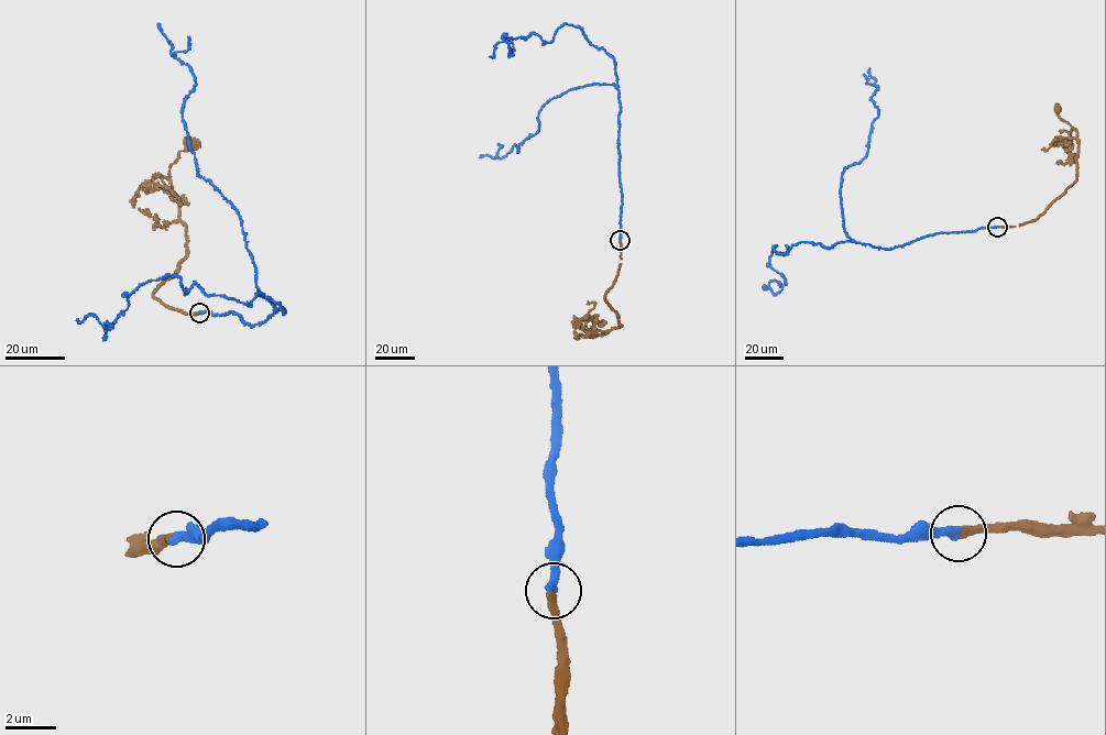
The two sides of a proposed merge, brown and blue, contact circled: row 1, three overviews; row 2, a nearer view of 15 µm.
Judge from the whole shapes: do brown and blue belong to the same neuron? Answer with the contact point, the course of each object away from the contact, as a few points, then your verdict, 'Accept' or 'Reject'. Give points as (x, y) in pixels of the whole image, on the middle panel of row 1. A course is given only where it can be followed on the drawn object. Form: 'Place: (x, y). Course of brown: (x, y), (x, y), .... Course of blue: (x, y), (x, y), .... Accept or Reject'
Place: (620, 240). Course of brown: (620, 241), (619, 273), (604, 297), (621, 326), (592, 337), (586, 330), (583, 320), (587, 319). Course of blue: (620, 240), (614, 59), (564, 24), (552, 40), (508, 37), (512, 55), (504, 41), (490, 56). Accept

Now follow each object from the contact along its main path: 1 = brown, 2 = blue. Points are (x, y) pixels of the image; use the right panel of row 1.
1: (998, 227), (1037, 220), (1076, 179), (1076, 130), (1062, 120), (1058, 108)
2: (997, 227), (889, 249), (775, 245), (768, 262), (786, 283), (774, 294), (778, 284)

